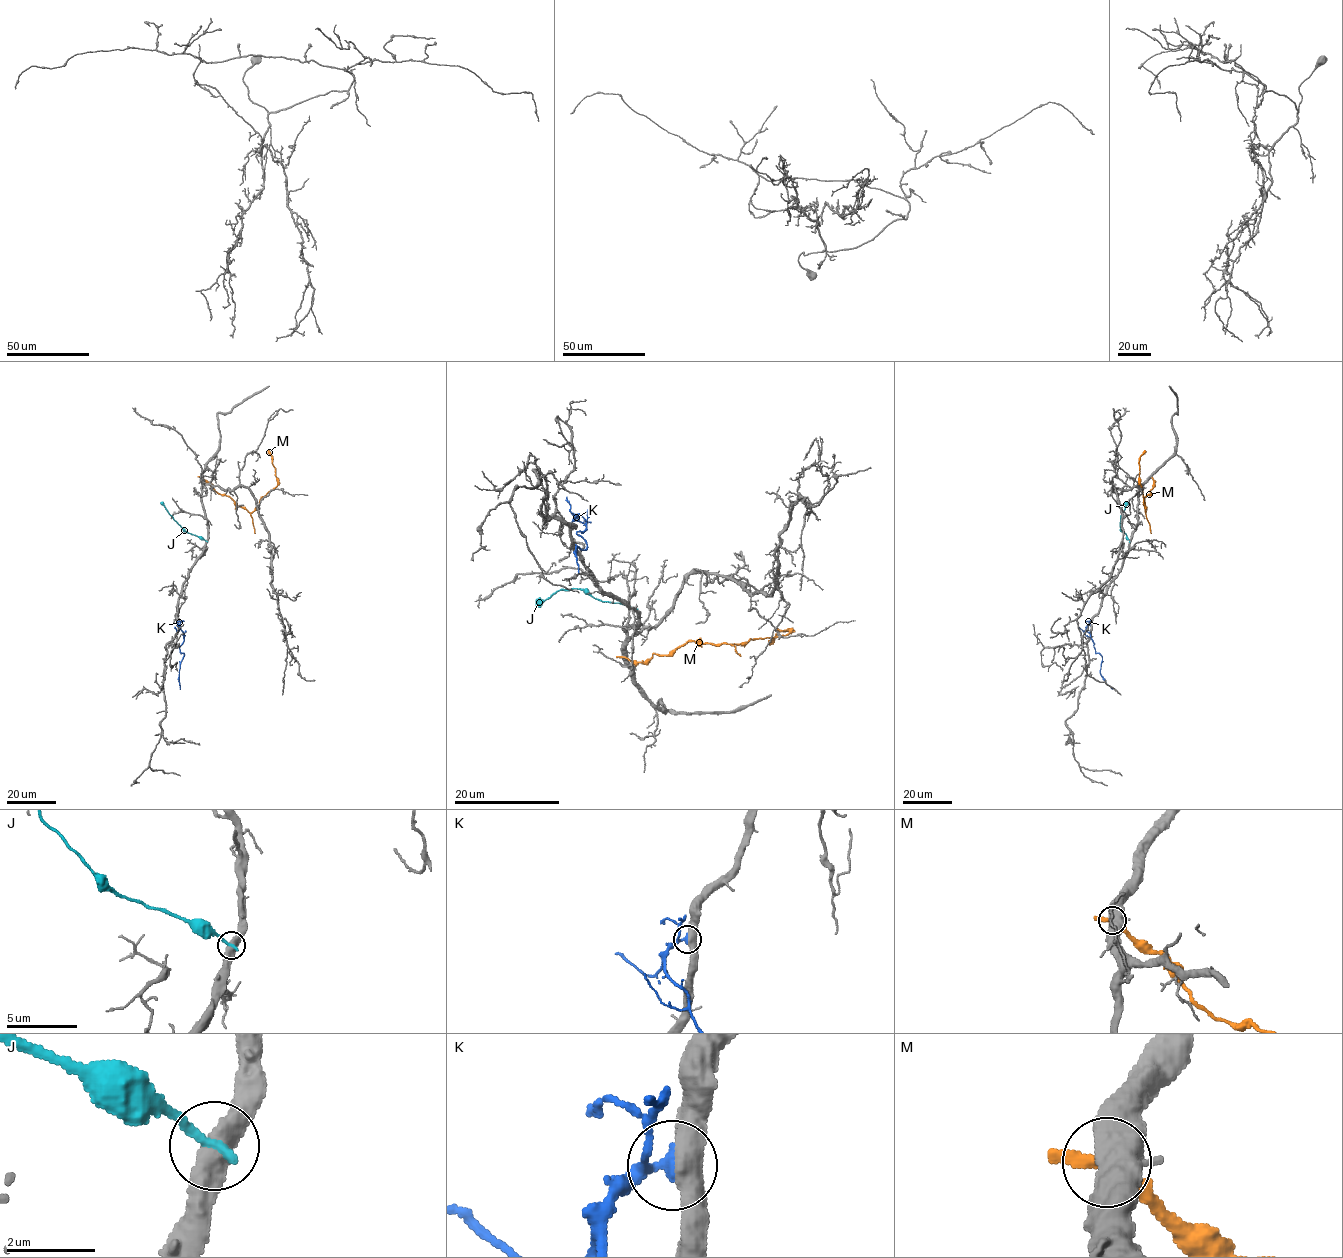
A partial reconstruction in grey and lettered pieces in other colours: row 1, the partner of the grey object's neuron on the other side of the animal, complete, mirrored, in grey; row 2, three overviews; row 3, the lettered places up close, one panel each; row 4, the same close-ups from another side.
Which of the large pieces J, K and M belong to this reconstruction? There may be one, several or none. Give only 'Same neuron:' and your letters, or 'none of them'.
Same neuron: K

